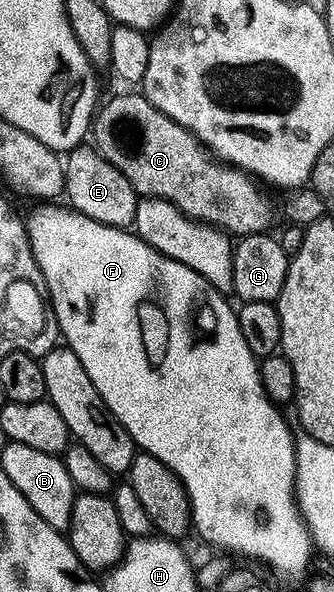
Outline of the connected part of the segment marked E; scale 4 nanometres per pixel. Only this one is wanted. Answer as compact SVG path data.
M80 144L70 149L66 155L64 167L64 193L66 198L69 198L70 207L93 221L110 225L113 228L128 229L134 225L138 194L127 178L124 178L115 166L111 166L96 147Z

